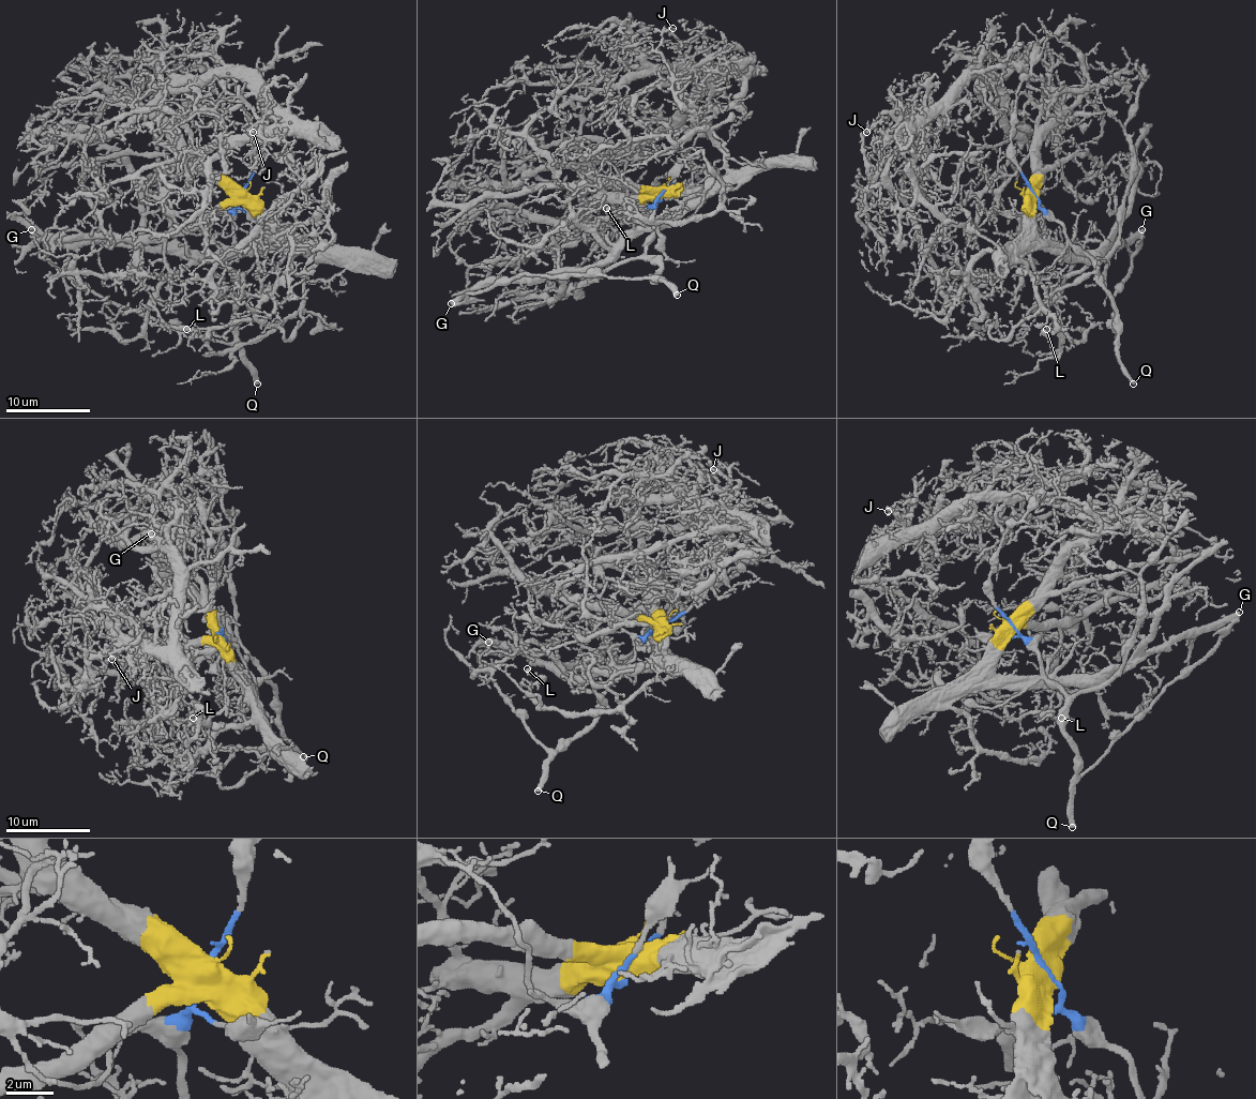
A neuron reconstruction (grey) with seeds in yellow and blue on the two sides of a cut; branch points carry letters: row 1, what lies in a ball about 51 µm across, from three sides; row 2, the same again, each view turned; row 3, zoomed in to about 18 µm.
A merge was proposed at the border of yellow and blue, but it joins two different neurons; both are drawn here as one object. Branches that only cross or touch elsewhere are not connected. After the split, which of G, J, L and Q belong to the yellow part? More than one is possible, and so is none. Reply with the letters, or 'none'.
G, J, L

